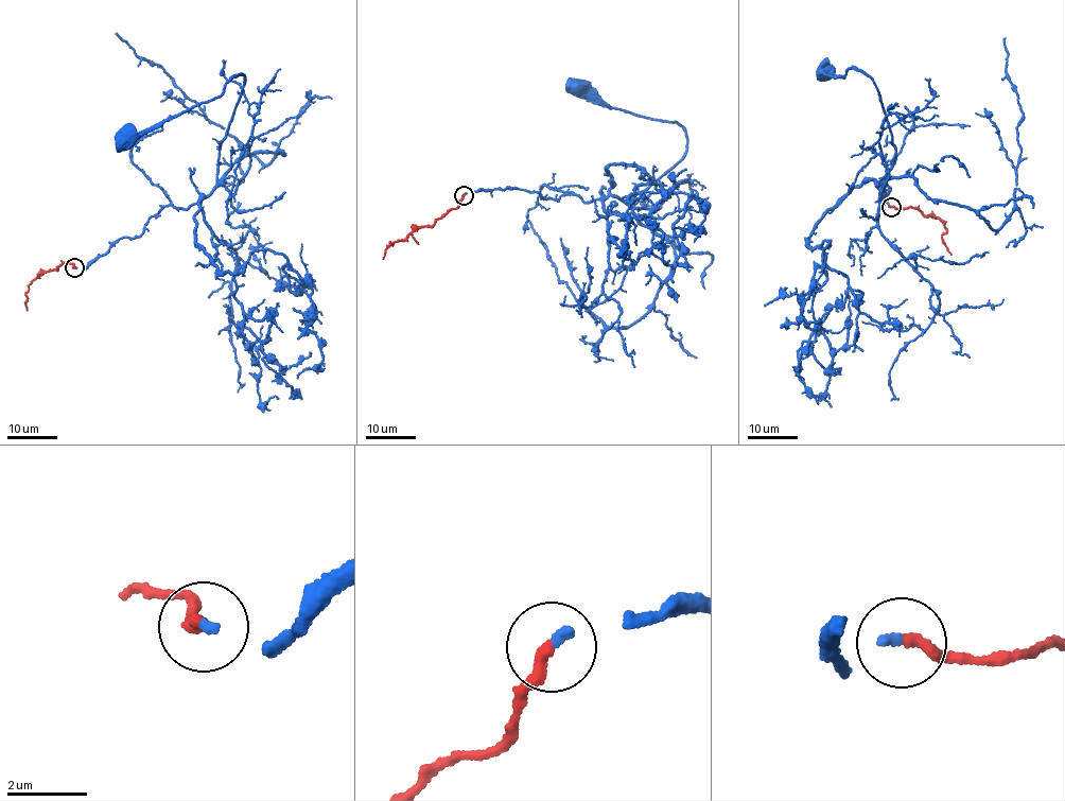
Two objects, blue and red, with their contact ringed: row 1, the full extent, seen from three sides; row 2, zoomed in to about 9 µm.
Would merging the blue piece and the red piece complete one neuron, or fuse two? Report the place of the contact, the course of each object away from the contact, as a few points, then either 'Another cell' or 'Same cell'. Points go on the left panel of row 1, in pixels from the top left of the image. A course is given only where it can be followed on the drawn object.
Place: (74, 267). Course of blue: (75, 267), (214, 187), (244, 76), (126, 140). Course of red: (75, 267), (66, 262), (55, 270), (38, 275), (29, 286), (27, 310). Same cell

